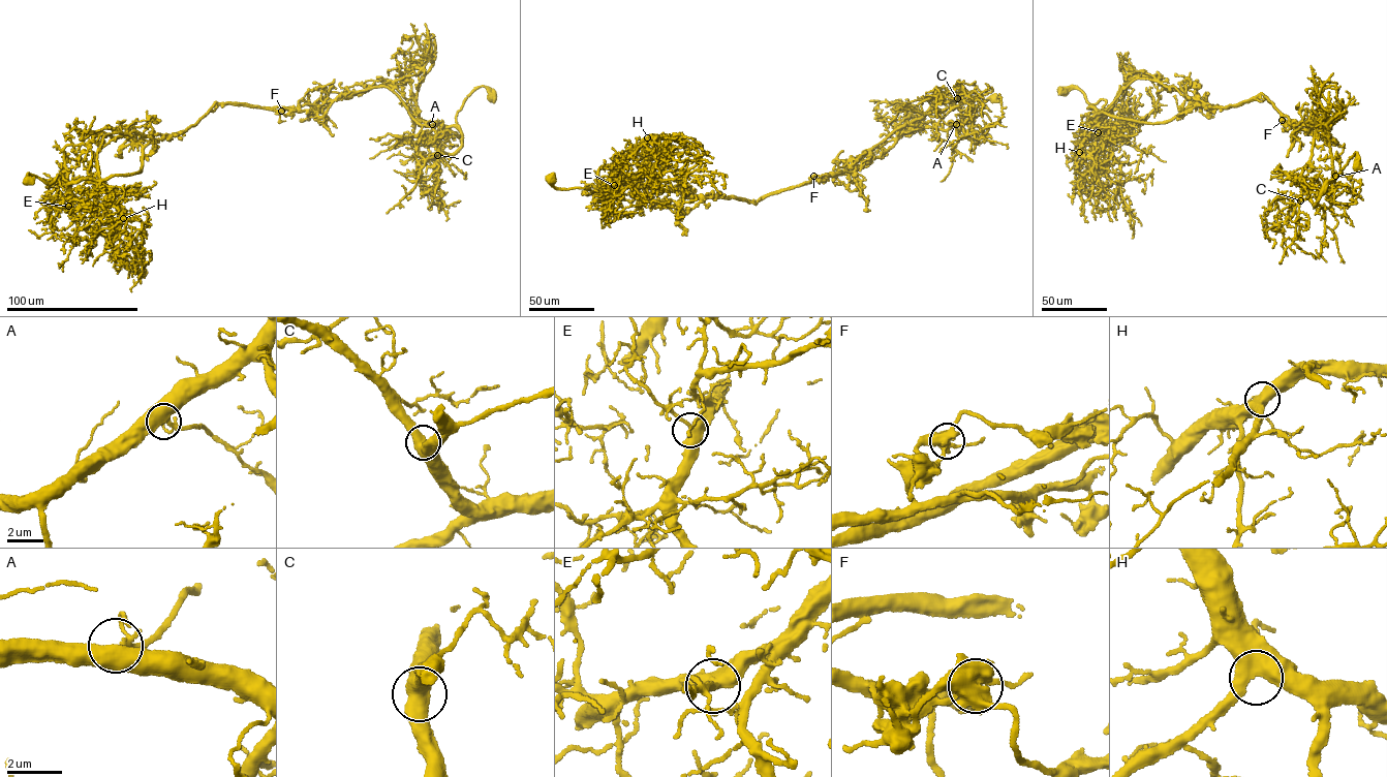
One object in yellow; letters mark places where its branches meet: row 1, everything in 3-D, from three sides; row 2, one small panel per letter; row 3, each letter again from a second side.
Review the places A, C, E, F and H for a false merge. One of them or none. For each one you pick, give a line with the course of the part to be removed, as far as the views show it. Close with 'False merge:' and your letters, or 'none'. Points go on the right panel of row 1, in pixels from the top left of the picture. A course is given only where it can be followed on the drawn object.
F: (1282, 120), (1318, 124), (1310, 160), (1288, 174), (1310, 179), (1310, 198), (1325, 213), (1321, 253), (1301, 251)
False merge: F

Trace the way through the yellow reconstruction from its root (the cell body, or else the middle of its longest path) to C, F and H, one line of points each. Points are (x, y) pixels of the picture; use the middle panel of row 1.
C: (994, 98), (988, 98), (971, 111), (969, 104), (978, 96), (963, 103), (957, 98)
F: (994, 98), (971, 111), (969, 104), (946, 130), (903, 131), (881, 156), (854, 171), (813, 176)
H: (994, 98), (969, 104), (946, 130), (903, 131), (854, 171), (751, 201), (622, 183), (617, 161), (647, 137)

